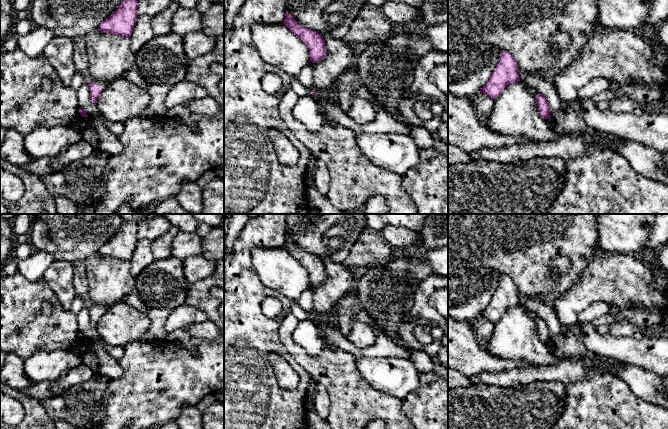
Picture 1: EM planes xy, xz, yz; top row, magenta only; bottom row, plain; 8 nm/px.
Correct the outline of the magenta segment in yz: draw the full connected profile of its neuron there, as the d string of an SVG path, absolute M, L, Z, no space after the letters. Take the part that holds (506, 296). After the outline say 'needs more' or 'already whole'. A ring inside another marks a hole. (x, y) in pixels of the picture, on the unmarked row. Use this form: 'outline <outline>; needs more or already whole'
outline M501 275L495 294L479 316L496 324L508 308L520 305L518 290L516 283L510 276Z; already whole

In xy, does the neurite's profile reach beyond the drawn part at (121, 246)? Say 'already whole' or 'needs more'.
already whole

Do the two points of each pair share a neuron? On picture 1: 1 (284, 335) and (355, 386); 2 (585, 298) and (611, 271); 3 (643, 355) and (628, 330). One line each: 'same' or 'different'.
1: same
2: same
3: different

